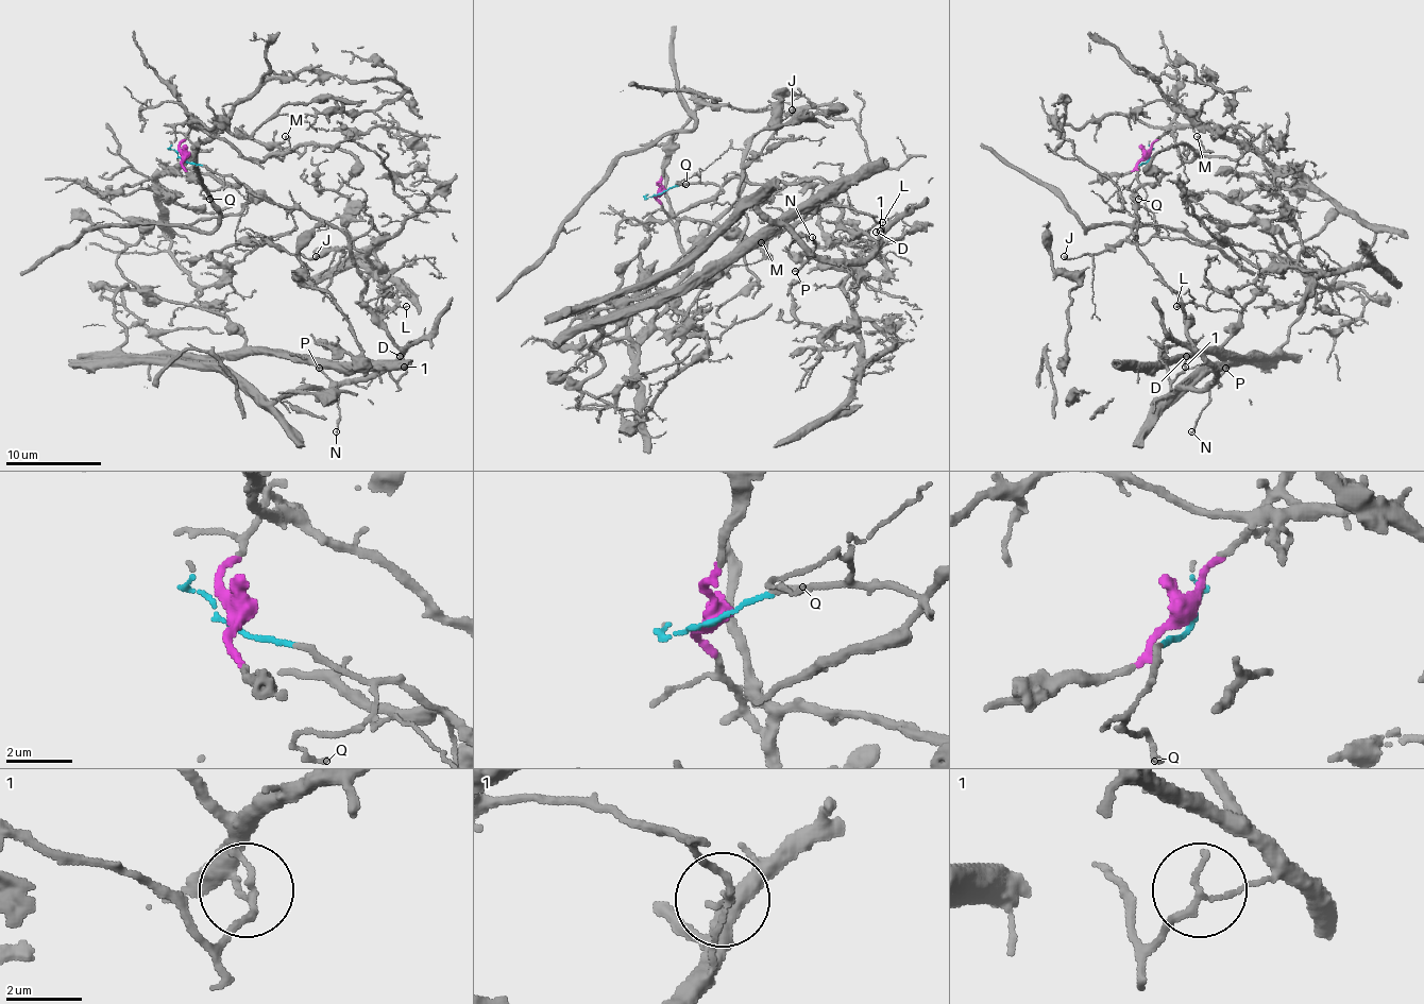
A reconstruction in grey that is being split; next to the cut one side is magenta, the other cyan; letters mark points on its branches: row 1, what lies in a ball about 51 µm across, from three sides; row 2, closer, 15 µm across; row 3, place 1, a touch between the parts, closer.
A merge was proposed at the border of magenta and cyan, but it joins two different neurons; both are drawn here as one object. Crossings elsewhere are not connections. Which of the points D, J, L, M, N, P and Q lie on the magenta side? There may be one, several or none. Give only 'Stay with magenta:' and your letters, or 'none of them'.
Stay with magenta: J, M

